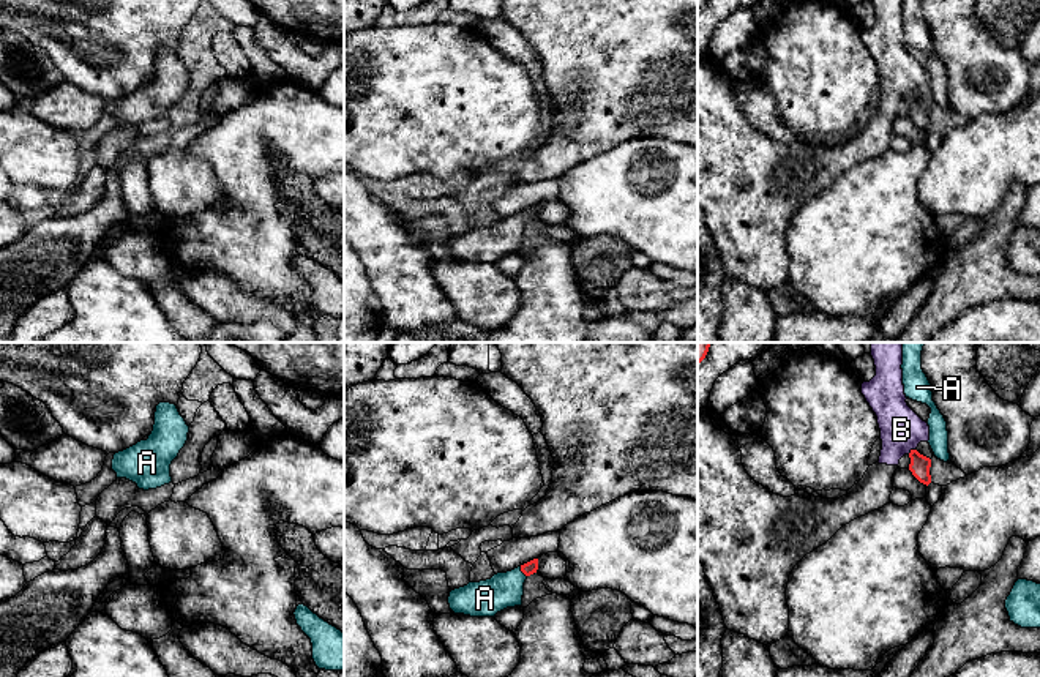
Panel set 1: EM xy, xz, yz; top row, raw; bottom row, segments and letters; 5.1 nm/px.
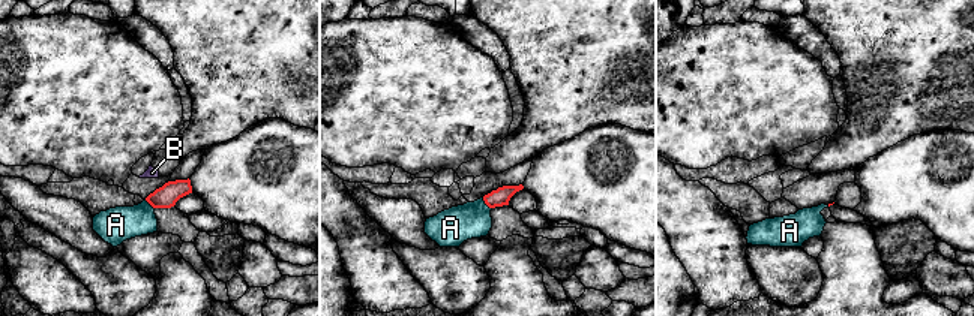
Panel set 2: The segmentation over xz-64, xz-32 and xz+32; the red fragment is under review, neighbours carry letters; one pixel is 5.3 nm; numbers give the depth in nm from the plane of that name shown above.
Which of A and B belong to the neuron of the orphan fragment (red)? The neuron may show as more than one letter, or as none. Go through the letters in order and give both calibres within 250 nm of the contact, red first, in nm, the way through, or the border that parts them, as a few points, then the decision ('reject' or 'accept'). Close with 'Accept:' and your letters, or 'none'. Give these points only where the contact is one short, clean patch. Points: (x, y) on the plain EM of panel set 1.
A: 70 nm thick on the red side, 190 nm on the other; runs through xz (531, 213), (521, 216), (497, 240), (485, 245); accept
B: 100 nm thick on the red side, 220 nm on the other; border along yz (914, 95), (908, 100); reject
Accept: A

